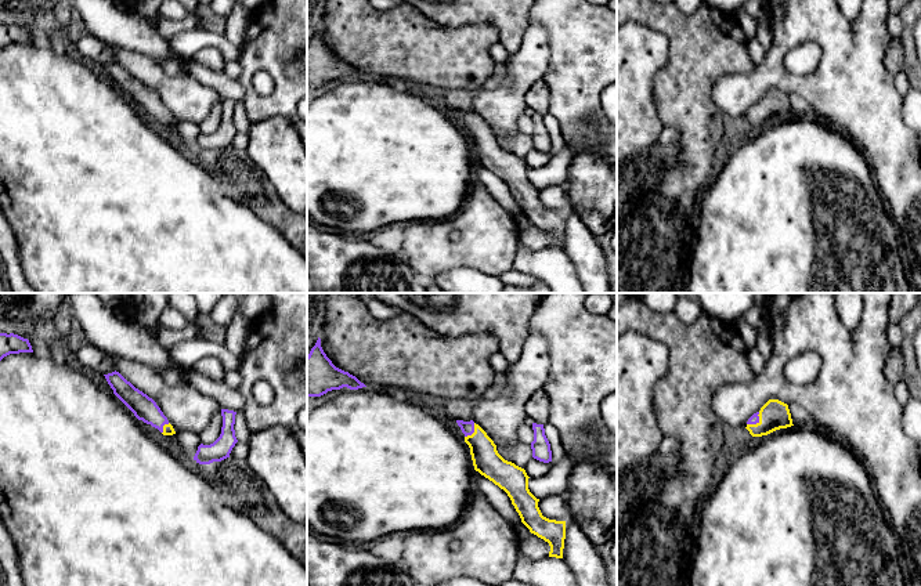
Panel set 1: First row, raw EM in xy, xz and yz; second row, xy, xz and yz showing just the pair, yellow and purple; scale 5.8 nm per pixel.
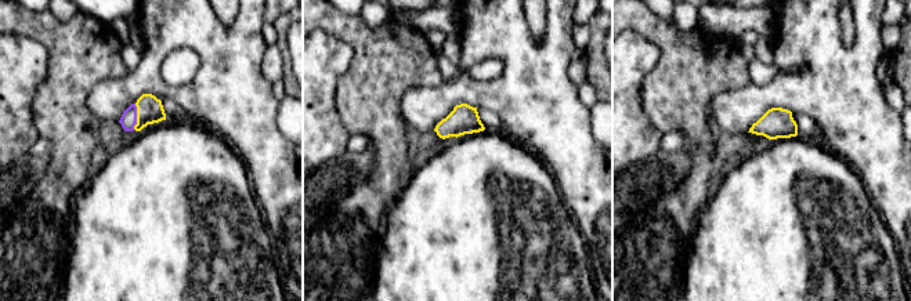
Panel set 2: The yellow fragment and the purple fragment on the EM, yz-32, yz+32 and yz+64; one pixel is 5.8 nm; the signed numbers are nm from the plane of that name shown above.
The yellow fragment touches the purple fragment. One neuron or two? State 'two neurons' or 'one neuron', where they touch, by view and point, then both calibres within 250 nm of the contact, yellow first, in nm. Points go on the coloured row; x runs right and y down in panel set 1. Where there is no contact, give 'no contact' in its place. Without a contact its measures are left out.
one neuron | xz (475, 431) | 160/80 nm

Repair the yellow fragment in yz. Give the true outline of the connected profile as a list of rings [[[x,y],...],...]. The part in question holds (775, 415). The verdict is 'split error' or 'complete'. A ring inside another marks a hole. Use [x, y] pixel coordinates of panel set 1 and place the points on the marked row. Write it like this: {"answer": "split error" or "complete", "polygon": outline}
{"answer": "split error", "polygon": [[[769,399],[759,412],[748,419],[745,428],[752,437],[762,437],[791,426],[794,424],[788,405],[779,399]]]}

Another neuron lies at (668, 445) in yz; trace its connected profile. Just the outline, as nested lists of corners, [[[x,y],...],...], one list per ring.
[[[664,437],[658,446],[658,453],[675,453],[679,451],[679,441],[673,437]]]

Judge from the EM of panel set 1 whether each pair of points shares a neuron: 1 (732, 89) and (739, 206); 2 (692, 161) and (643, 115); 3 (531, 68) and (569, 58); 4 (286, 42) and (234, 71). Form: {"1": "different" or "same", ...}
{"1": "different", "2": "different", "3": "different", "4": "different"}

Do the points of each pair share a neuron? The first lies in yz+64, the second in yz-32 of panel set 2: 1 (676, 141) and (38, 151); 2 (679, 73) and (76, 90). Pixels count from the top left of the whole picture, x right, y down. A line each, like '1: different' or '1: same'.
1: same
2: same

